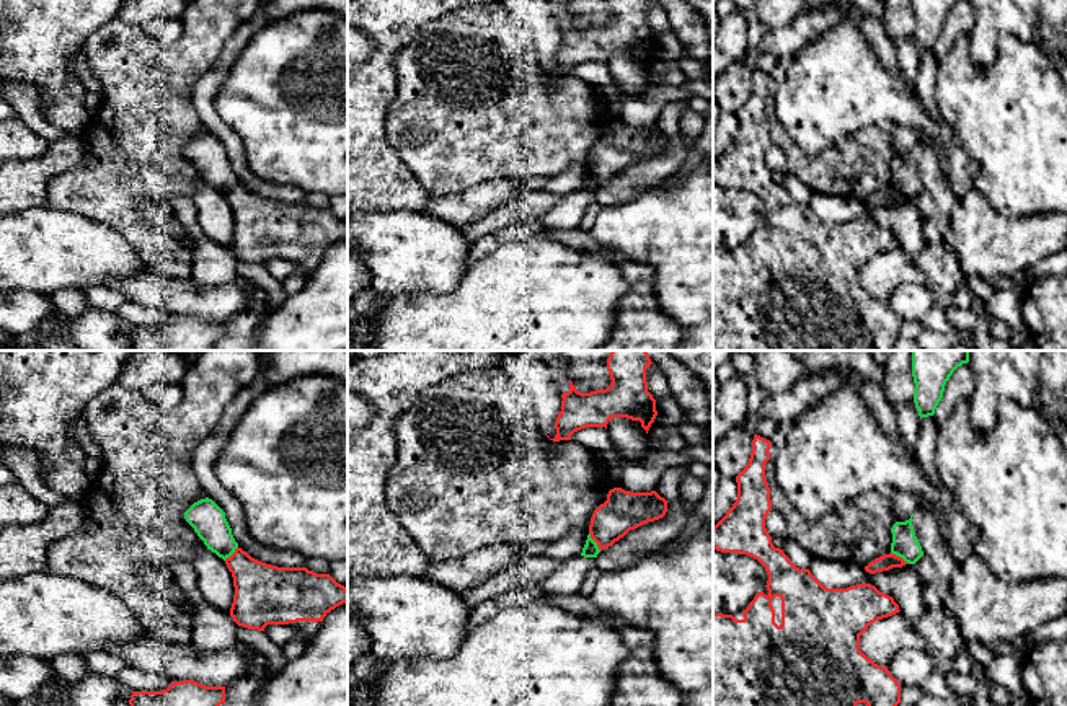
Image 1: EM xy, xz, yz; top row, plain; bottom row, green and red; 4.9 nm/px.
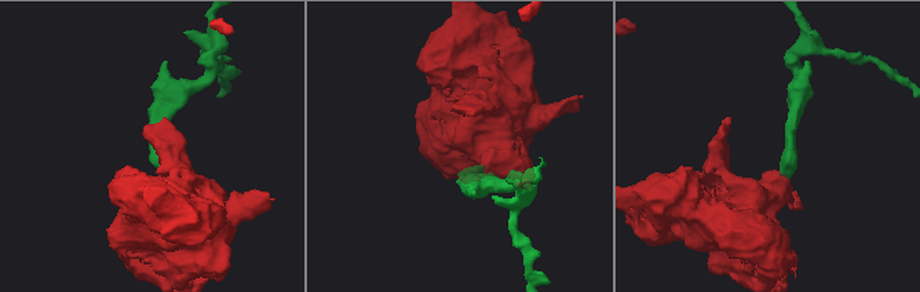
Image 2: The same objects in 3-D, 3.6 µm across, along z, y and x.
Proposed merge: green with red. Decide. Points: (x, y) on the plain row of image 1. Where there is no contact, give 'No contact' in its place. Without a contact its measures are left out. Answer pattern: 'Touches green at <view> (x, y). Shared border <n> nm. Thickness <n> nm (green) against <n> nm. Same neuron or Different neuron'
Touches green at xz (594, 176). Shared border 110 nm. Thickness 80 nm (green) against 200 nm. Different neuron

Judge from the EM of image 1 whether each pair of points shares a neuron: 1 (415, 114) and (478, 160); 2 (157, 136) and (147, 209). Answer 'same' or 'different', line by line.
1: same
2: different

